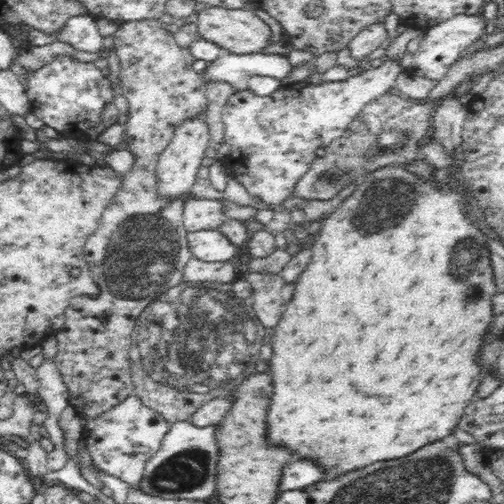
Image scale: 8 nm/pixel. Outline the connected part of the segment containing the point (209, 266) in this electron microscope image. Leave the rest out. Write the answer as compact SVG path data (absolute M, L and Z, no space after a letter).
M192 257L183 270L186 283L230 283L239 276L234 271L236 261L204 262Z

